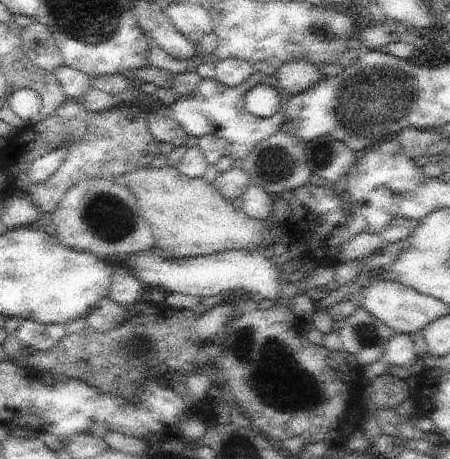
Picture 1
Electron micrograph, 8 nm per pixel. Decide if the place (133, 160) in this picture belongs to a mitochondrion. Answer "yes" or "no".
no

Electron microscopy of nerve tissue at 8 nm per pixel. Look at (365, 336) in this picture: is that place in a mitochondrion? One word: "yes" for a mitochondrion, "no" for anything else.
yes

